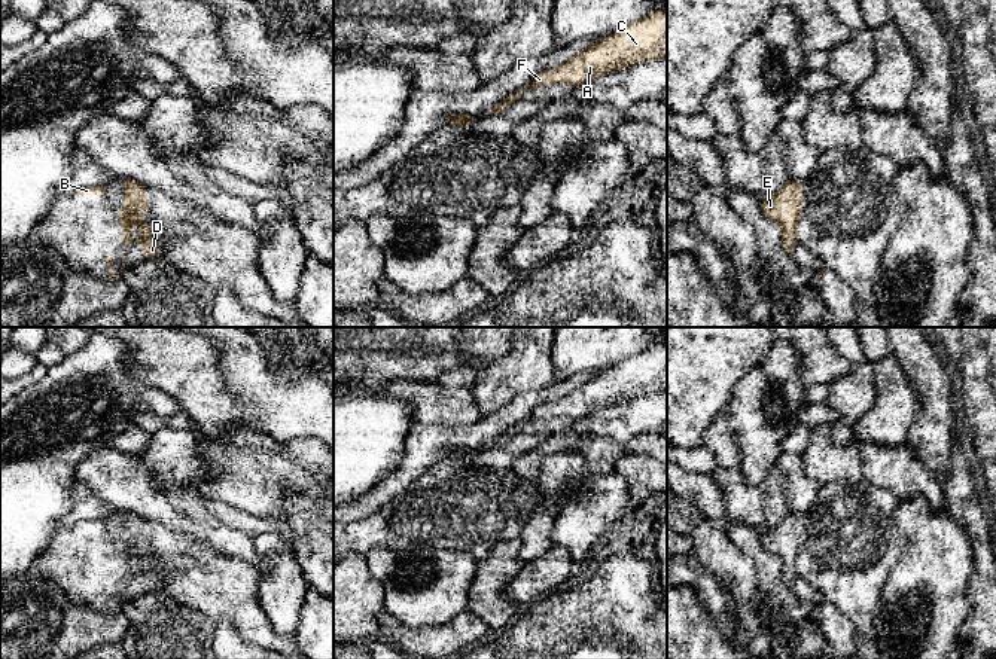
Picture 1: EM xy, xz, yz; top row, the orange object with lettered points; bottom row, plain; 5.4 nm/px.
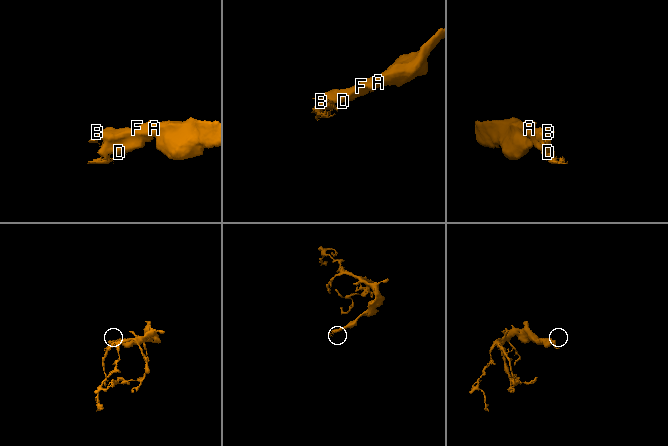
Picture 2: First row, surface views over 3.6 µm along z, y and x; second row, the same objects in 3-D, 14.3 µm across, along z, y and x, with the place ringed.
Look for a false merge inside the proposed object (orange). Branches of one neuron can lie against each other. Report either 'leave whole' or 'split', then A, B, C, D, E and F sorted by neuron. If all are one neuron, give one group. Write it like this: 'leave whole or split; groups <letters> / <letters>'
leave whole; groups A B C D E F

